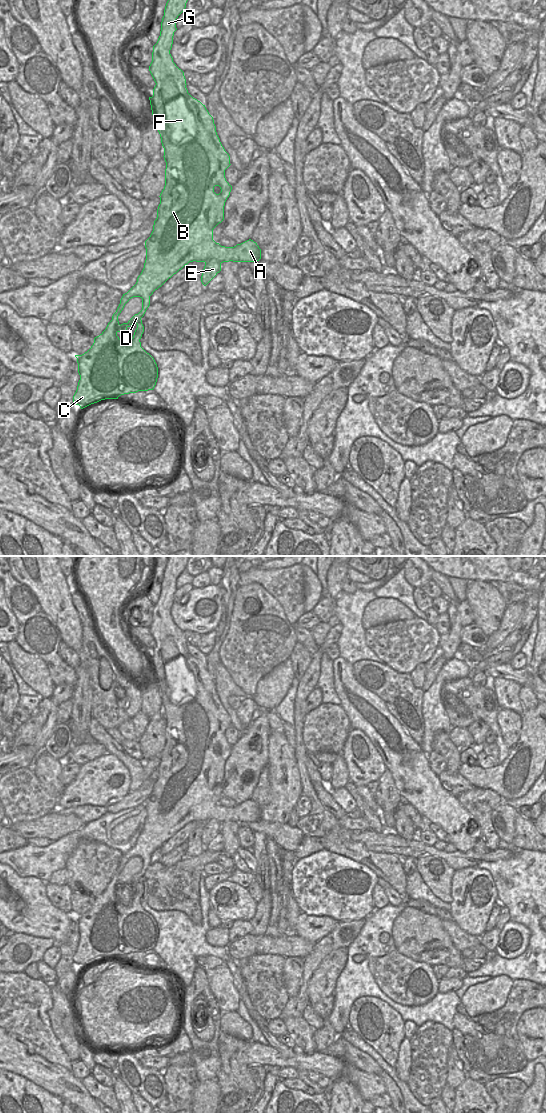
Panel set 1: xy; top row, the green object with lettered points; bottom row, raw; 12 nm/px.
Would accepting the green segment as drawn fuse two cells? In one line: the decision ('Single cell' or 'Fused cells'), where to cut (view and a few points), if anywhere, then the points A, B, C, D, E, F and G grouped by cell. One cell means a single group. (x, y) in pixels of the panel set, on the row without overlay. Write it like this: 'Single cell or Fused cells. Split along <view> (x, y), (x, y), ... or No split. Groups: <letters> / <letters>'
Fused cells. Split along xy (205, 821), (217, 819), (221, 822). Groups: A B C D F G / E

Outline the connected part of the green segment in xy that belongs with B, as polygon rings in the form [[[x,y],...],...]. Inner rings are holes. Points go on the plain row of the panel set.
[[[168,556],[165,566],[164,576],[161,582],[161,591],[157,603],[153,606],[152,622],[149,631],[156,643],[153,649],[153,656],[149,657],[152,675],[157,682],[158,692],[164,708],[165,746],[160,754],[160,764],[157,769],[157,778],[154,781],[153,791],[145,801],[146,820],[141,834],[137,838],[136,844],[125,854],[123,854],[112,880],[106,889],[94,898],[91,908],[82,915],[75,915],[78,923],[78,933],[80,940],[77,950],[73,956],[73,962],[81,969],[105,959],[118,959],[119,956],[138,951],[153,950],[157,938],[158,927],[154,918],[142,907],[140,899],[144,892],[141,878],[144,876],[150,865],[150,856],[155,850],[161,847],[169,838],[181,830],[189,822],[207,822],[216,819],[223,822],[257,822],[261,819],[261,809],[256,802],[249,799],[234,807],[221,806],[213,800],[213,789],[224,780],[224,766],[230,755],[232,746],[226,741],[225,730],[231,725],[230,716],[222,706],[216,692],[213,677],[209,674],[205,665],[193,658],[186,648],[184,632],[173,622],[170,610],[173,604],[176,579],[185,570],[186,563],[191,556]],[[133,857],[142,859],[142,870],[135,874],[127,883],[119,884],[118,876],[125,864]],[[135,883],[137,888],[133,893],[133,898],[128,903],[132,894],[127,888],[132,888]]]

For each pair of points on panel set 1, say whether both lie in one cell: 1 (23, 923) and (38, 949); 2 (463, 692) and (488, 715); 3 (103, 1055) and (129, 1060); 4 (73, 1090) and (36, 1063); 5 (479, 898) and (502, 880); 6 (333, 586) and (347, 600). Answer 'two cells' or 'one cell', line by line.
1: two cells
2: one cell
3: two cells
4: one cell
5: two cells
6: two cells

